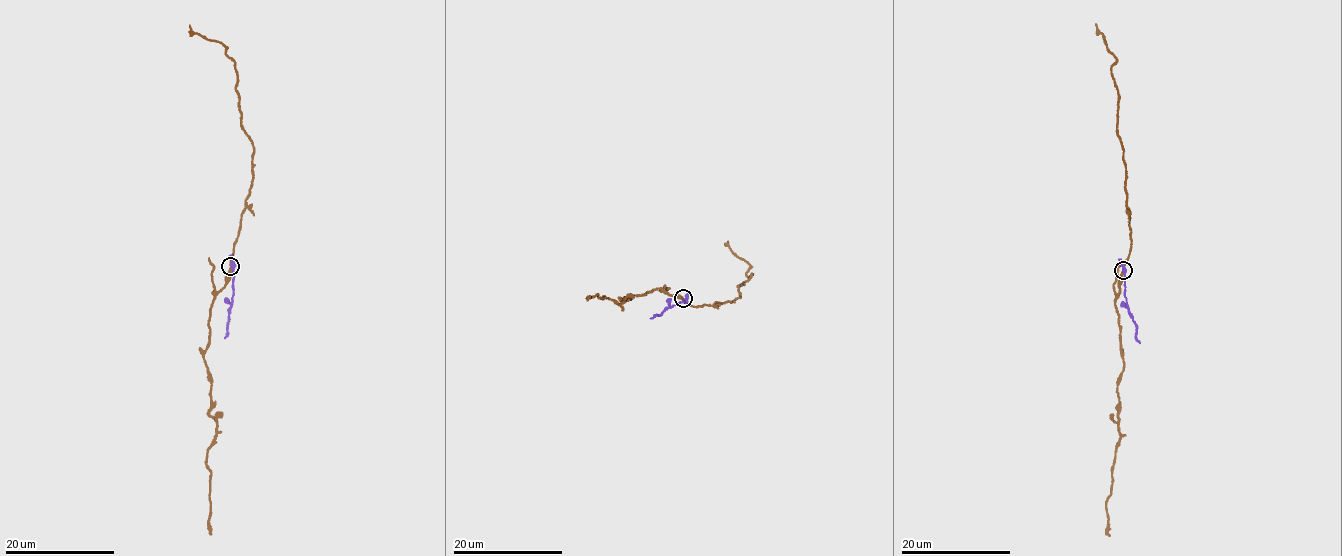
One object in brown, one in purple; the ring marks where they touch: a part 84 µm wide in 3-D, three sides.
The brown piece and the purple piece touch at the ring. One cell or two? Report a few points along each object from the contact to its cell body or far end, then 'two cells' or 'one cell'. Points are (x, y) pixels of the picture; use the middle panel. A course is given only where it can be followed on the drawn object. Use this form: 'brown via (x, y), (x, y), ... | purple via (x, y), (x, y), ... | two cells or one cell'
brown via (683, 299), (694, 306), (741, 297), (738, 286), (751, 275), (746, 273), (750, 267), (734, 255), (727, 241) | purple via (683, 299), (683, 302), (650, 318) | two cells

